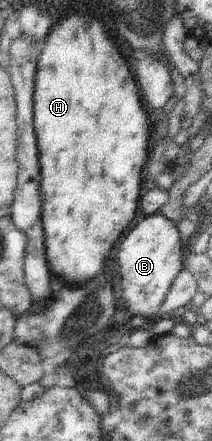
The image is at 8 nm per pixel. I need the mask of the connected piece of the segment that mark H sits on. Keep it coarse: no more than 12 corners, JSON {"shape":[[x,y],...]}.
{"shape":[[69,16],[34,82],[51,273],[89,282],[149,150],[105,26]]}

